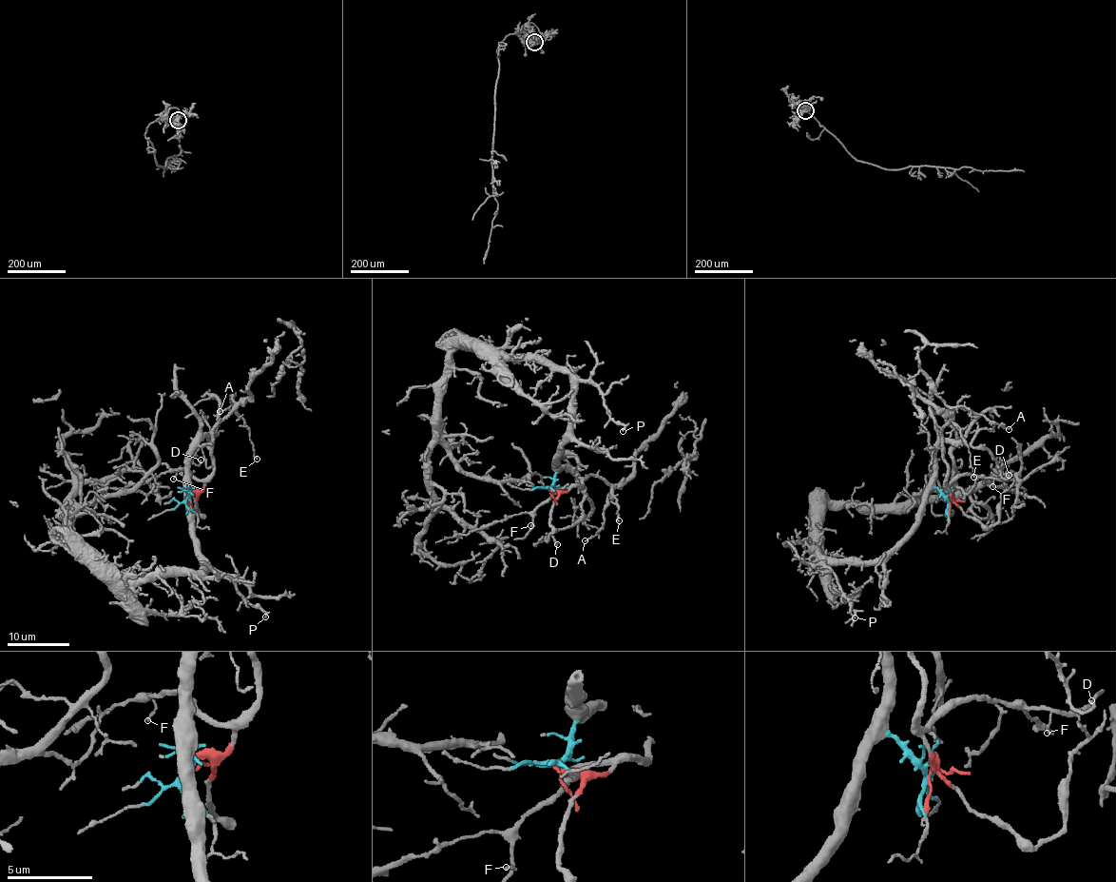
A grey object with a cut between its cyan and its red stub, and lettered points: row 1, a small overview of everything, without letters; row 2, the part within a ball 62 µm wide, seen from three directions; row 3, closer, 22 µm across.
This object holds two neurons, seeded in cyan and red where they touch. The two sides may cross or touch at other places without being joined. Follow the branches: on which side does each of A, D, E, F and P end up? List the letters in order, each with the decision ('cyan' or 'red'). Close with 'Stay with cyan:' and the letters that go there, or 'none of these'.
A: red
D: cyan
E: red
F: red
P: cyan
Stay with cyan: D, P

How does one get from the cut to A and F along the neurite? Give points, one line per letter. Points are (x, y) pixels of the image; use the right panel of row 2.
A: (951, 499), (948, 464), (943, 460), (941, 428), (949, 421), (952, 412), (958, 407), (971, 409), (1009, 428)
F: (951, 499), (949, 486), (962, 475), (992, 478), (993, 486)

